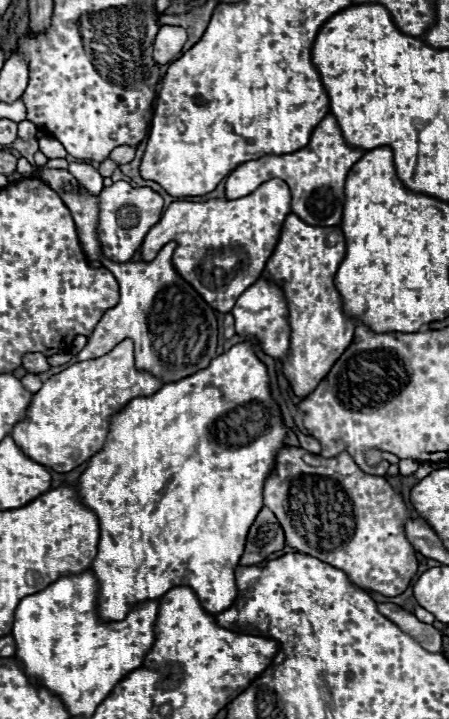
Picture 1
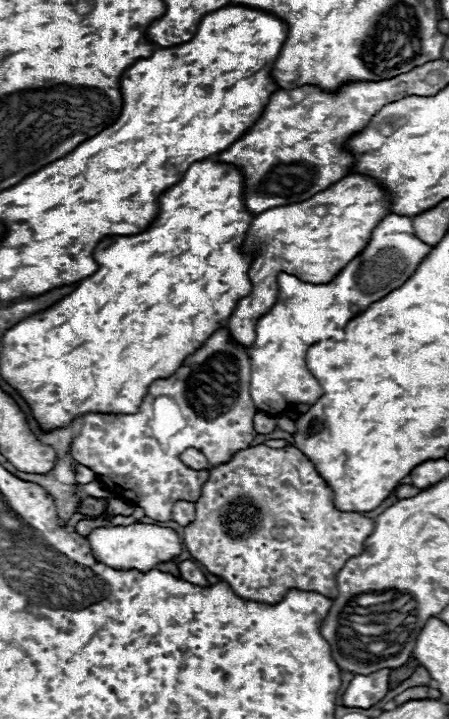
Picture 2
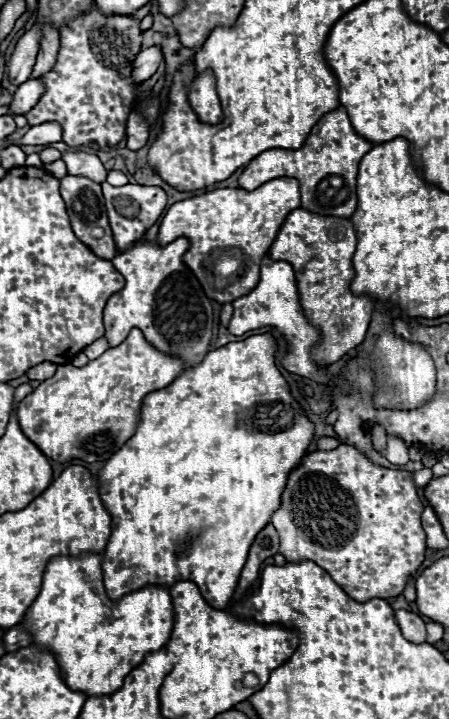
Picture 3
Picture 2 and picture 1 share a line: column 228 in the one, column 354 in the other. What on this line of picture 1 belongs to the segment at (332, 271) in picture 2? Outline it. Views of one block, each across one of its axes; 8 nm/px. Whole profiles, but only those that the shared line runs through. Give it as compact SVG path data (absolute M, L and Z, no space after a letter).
M288 214L274 254L264 268L266 274L262 274L264 278L282 284L288 302L292 340L282 366L294 394L300 398L308 396L322 382L354 338L356 320L344 314L342 296L334 286L334 274L346 256L346 242L342 240L336 246L326 246L326 236L334 230L338 230L338 226L310 226L296 214Z

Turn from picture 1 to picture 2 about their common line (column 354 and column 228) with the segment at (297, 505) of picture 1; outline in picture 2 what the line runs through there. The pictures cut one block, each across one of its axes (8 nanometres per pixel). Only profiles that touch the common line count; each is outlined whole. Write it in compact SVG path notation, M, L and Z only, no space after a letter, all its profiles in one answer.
M250 446L248 450L242 450L238 452L228 464L224 466L218 466L218 468L212 468L206 457L194 448L188 448L181 455L180 459L188 467L201 470L210 470L210 480L204 484L202 488L202 496L200 500L196 502L196 520L188 526L184 526L184 544L188 548L188 552L192 554L192 558L196 562L200 562L210 574L214 576L220 576L222 580L228 582L228 586L240 596L240 598L246 598L246 600L254 600L254 602L264 602L264 604L276 604L280 602L288 590L296 588L296 590L304 590L304 592L318 592L322 596L328 596L328 598L336 598L338 596L338 584L336 584L336 574L340 572L340 568L344 566L344 562L352 556L358 556L362 550L364 550L364 540L374 532L374 520L366 518L364 514L360 512L342 512L334 506L334 490L328 486L328 482L318 474L316 466L310 462L310 458L306 458L298 448L282 448L282 450L274 450L274 448L268 448L268 446Z

